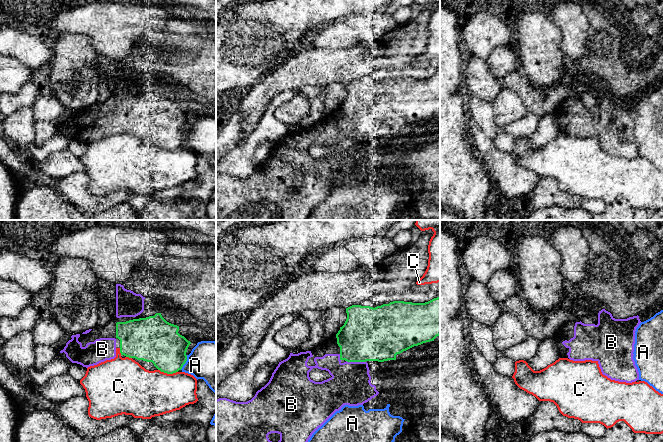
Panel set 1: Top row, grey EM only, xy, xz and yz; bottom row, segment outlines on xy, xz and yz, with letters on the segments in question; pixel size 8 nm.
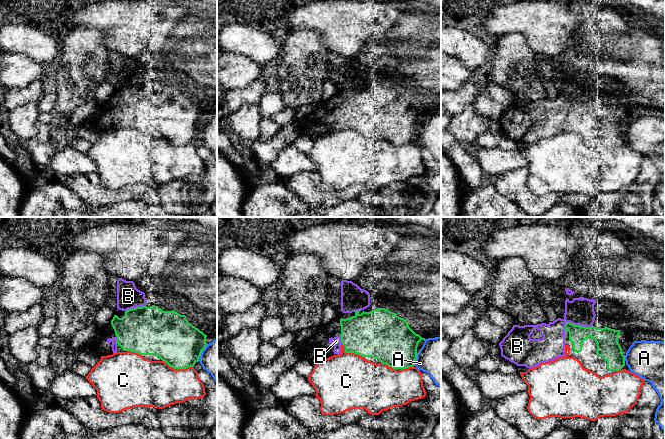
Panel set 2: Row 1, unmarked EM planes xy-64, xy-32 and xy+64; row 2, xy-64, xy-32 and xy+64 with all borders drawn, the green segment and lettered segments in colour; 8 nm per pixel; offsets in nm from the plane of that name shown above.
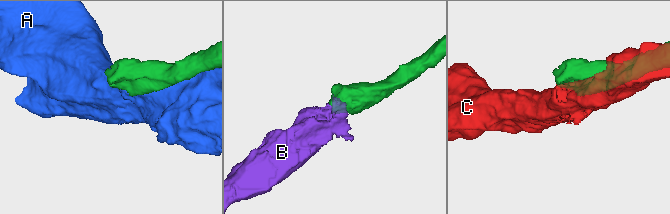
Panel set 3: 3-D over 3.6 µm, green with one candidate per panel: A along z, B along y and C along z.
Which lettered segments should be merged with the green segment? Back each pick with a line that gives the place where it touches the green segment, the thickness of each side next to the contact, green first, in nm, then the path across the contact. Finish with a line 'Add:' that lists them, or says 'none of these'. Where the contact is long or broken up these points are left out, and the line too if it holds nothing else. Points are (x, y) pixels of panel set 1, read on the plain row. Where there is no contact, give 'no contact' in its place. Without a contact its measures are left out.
B: xz (356, 137) | 440/320 nm | across xz (369, 110), (356, 123), (356, 137), (350, 160)
Add: B

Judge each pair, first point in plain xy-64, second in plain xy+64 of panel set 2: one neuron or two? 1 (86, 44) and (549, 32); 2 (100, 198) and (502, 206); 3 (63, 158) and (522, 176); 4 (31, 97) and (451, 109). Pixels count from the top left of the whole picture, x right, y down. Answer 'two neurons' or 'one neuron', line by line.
1: two neurons
2: two neurons
3: two neurons
4: one neuron

